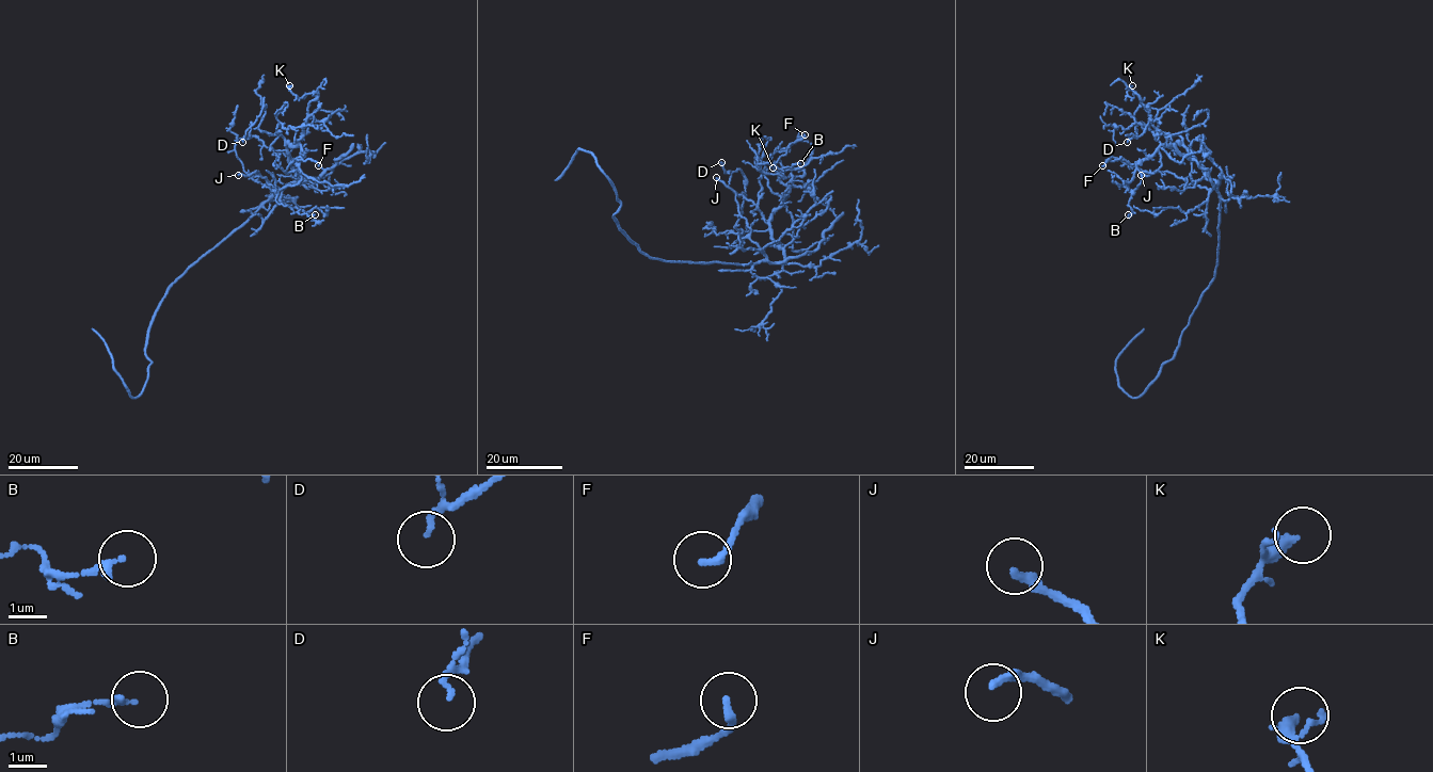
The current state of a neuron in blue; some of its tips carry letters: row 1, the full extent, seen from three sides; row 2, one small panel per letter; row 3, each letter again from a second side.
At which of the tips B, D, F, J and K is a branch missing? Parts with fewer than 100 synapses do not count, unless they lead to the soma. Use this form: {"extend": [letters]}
{"extend": []}

